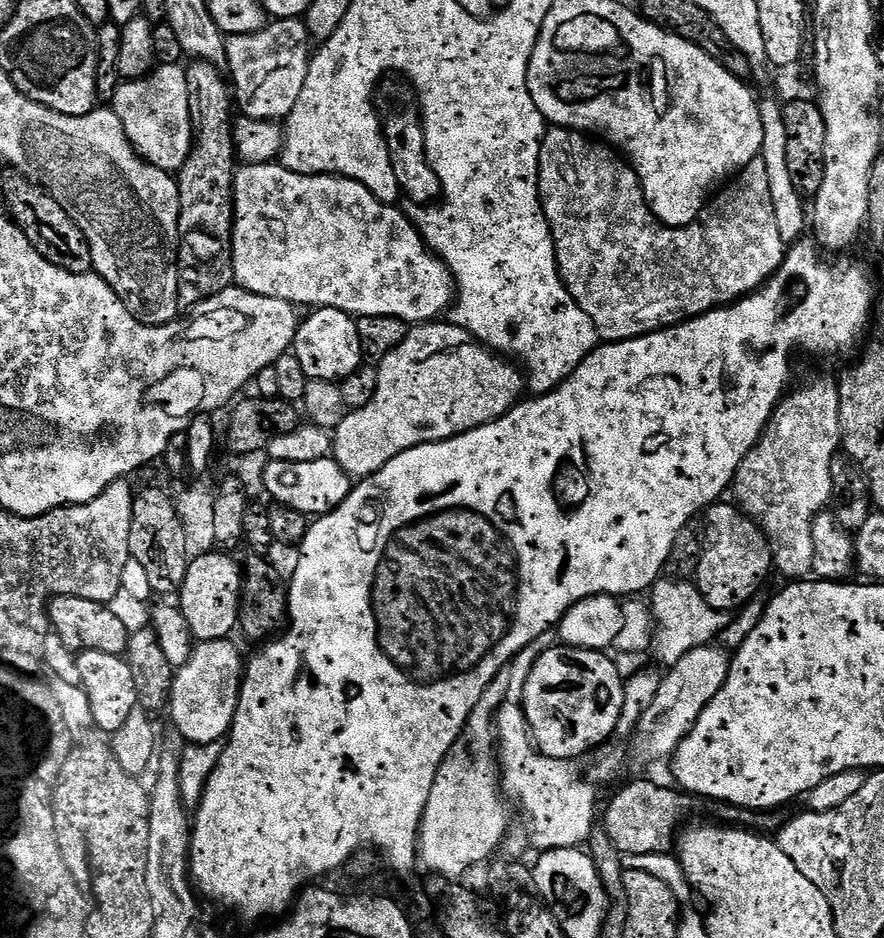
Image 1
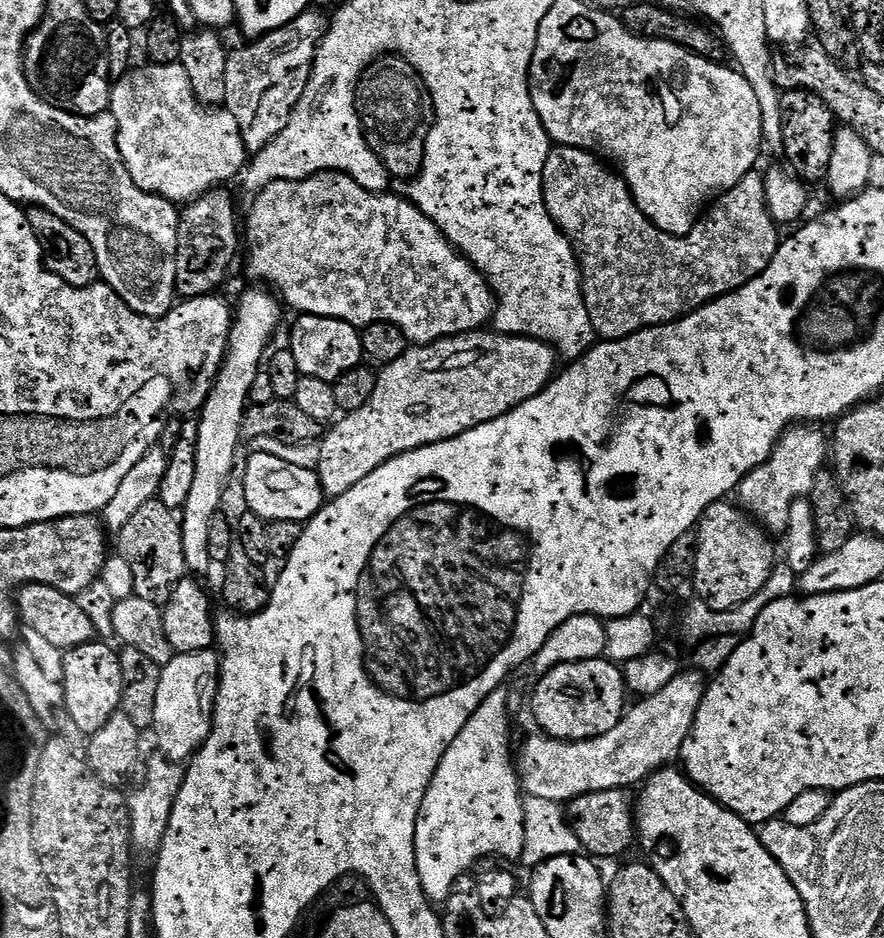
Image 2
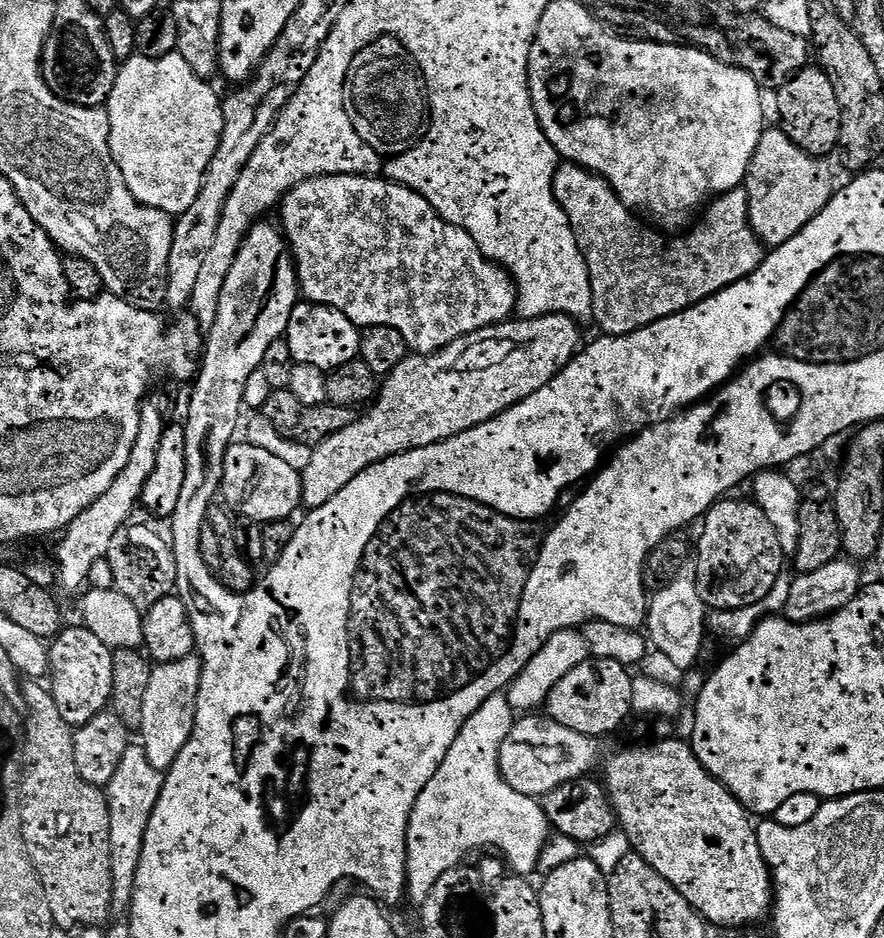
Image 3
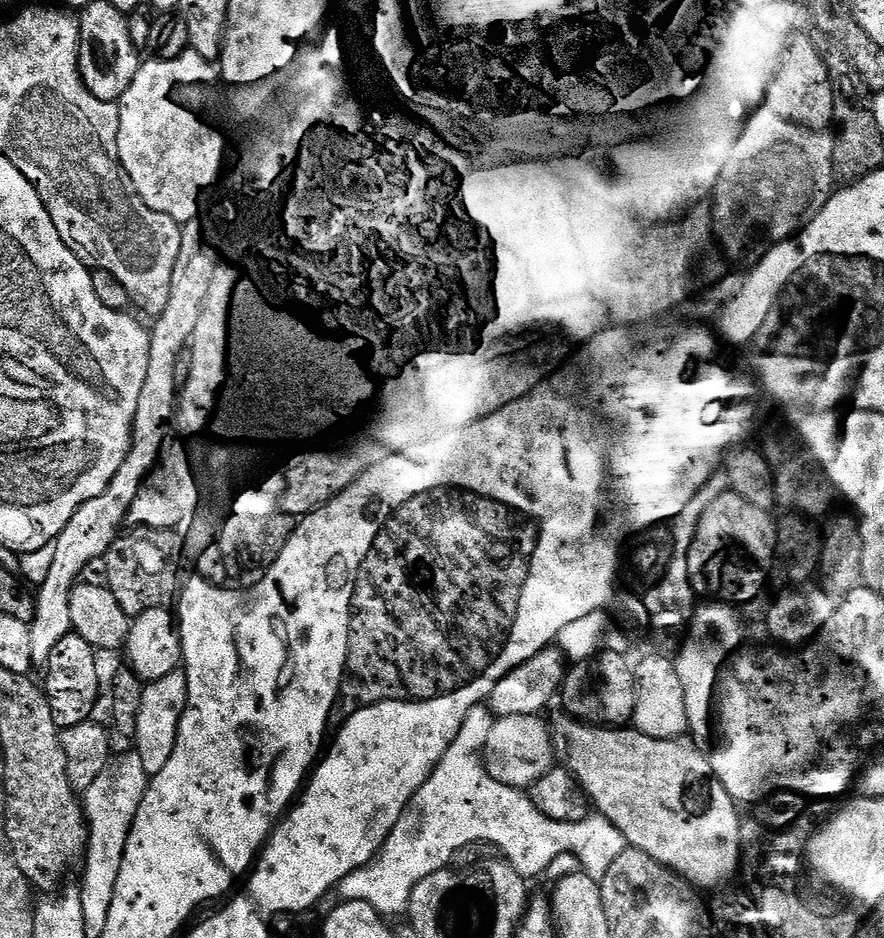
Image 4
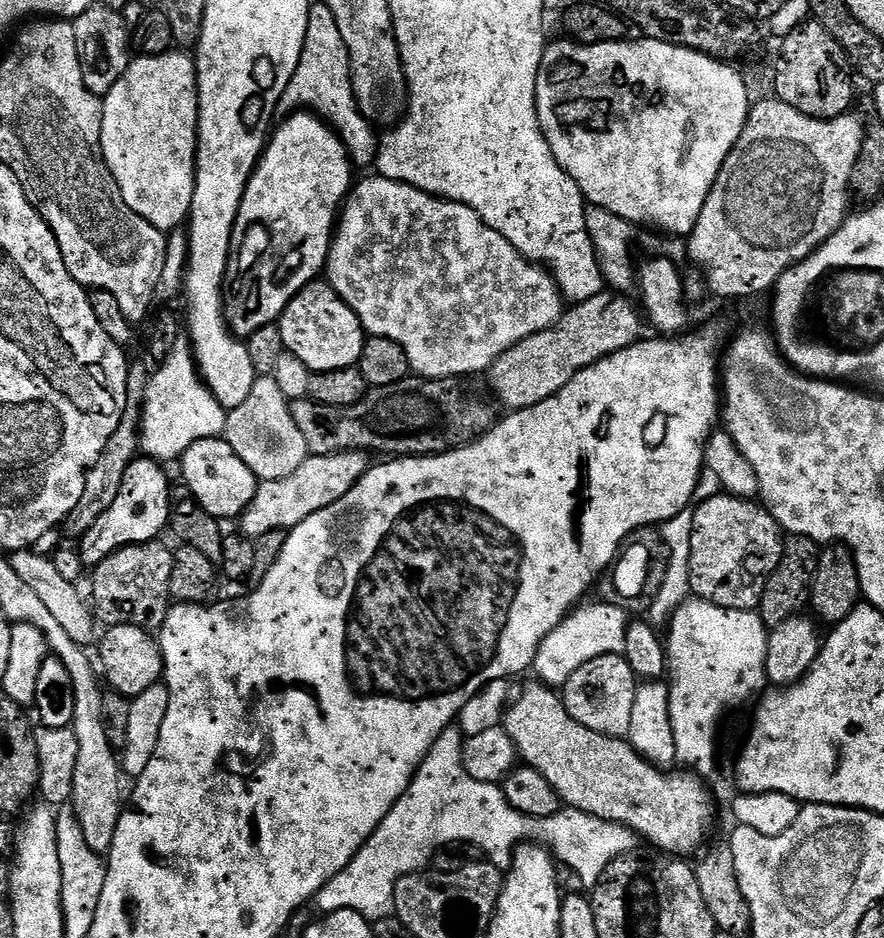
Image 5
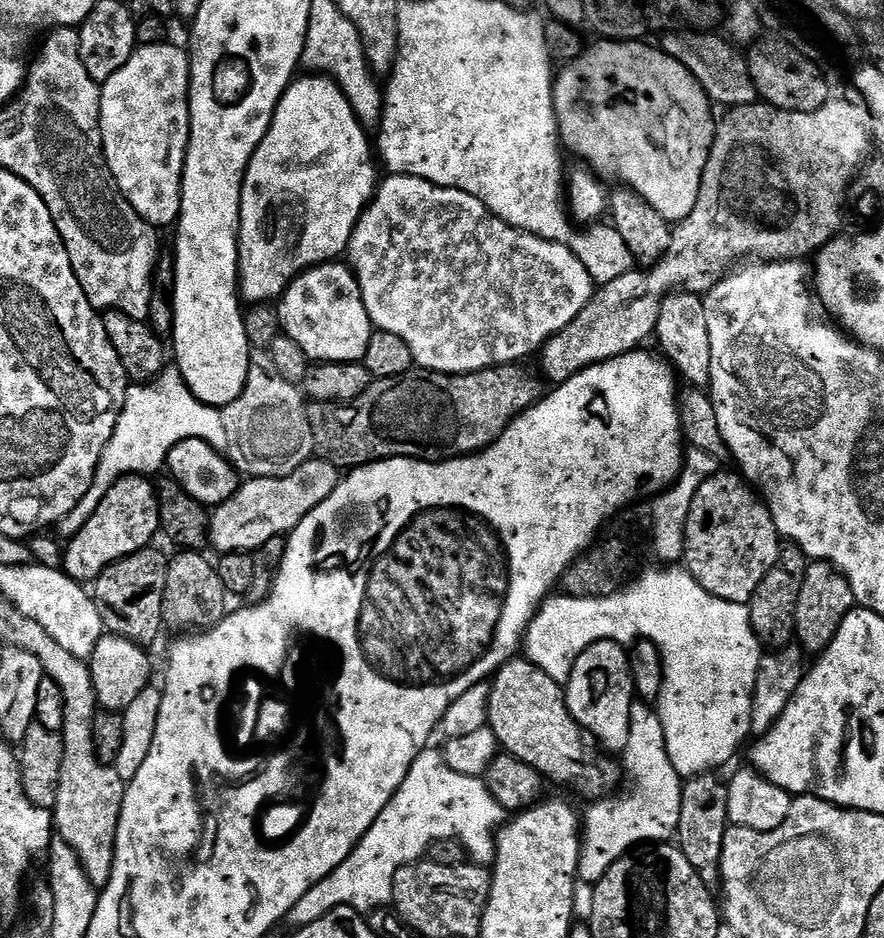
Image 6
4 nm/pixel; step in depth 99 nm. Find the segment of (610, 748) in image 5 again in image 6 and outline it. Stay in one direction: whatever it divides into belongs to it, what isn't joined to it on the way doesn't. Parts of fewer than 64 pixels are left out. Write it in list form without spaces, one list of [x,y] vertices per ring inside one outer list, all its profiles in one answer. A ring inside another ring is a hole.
[[[527,658],[507,660],[498,669],[496,675],[491,677],[488,688],[487,727],[492,729],[497,745],[507,755],[526,762],[526,766],[539,772],[545,781],[552,783],[553,780],[556,784],[565,784],[566,787],[573,788],[578,795],[585,796],[585,801],[595,802],[611,797],[619,789],[616,787],[619,786],[620,780],[622,784],[622,768],[617,761],[616,764],[612,761],[615,759],[592,760],[591,754],[588,753],[589,741],[586,739],[585,733],[577,724],[576,719],[568,713],[565,689],[553,682],[545,672],[538,670],[538,666],[531,664]]]

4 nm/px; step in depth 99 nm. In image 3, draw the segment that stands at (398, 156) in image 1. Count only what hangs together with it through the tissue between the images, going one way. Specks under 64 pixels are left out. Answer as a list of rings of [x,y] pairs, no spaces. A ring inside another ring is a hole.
[[[392,36],[378,38],[350,62],[344,83],[344,105],[358,138],[381,158],[401,156],[418,146],[432,123],[424,74],[406,46]]]

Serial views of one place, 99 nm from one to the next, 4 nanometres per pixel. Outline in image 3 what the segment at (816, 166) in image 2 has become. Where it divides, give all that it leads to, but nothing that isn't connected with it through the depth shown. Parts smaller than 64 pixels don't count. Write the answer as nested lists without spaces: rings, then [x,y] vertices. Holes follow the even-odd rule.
[[[809,66],[801,68],[795,76],[791,76],[784,84],[779,85],[776,96],[776,112],[780,115],[778,127],[790,138],[790,142],[794,142],[794,146],[798,146],[802,150],[806,150],[806,154],[827,157],[827,152],[837,147],[840,142],[840,107],[838,106],[838,98],[834,98],[834,86],[830,86],[830,78],[819,66]]]

